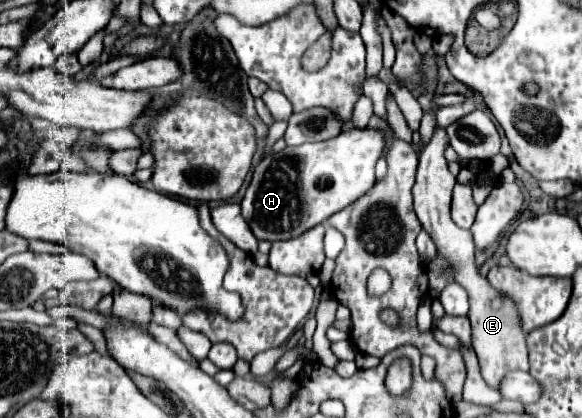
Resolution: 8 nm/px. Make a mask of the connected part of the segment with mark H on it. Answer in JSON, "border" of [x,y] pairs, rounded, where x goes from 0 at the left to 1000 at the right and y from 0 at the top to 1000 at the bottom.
{"border":[[[605,304],[564,337],[519,342],[509,352],[491,352],[481,366],[460,366],[440,395],[440,404],[433,414],[433,433],[423,452],[416,486],[412,486],[416,519],[430,538],[440,572],[481,577],[481,572],[512,567],[522,553],[560,529],[567,514],[588,505],[591,495],[598,495],[601,486],[608,486],[615,471],[629,467],[639,452],[639,443],[646,438],[643,400],[646,400],[646,385],[660,371],[660,352],[663,352],[663,333],[653,309]]]}

